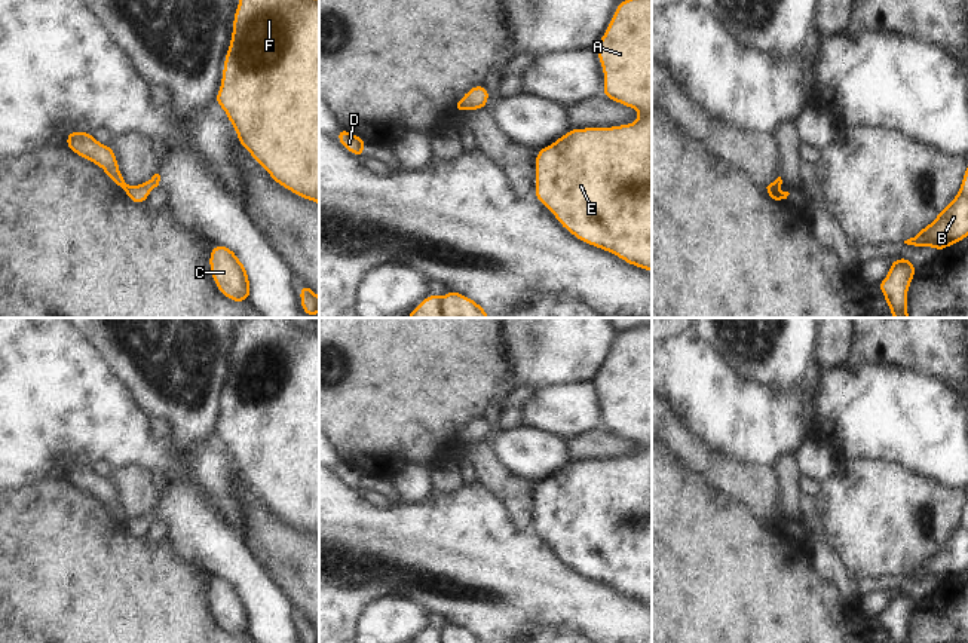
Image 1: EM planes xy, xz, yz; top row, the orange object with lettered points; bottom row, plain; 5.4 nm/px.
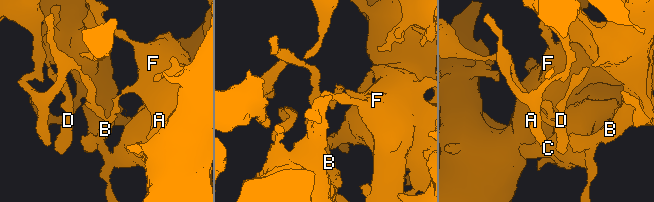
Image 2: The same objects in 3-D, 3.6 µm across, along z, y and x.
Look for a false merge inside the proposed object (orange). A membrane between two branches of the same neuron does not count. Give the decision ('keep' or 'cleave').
cleave

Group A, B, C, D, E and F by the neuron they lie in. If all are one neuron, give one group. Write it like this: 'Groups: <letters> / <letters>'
Groups: A F / B C D E.

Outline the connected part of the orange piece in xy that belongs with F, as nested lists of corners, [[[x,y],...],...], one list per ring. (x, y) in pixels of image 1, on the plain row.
[[[248,318],[239,328],[218,428],[239,477],[273,514],[319,538],[319,330],[298,328],[290,318]]]

